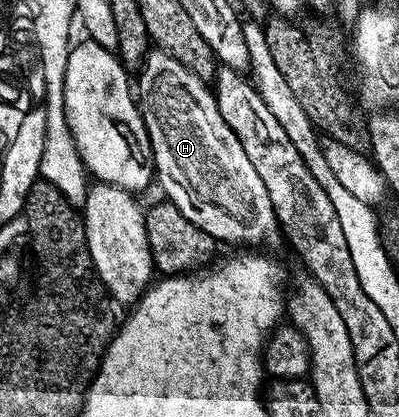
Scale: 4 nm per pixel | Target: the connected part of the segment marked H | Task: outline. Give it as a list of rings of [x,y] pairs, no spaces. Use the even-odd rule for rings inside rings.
[[[159,51],[149,52],[142,68],[139,70],[140,89],[138,85],[138,104],[140,112],[144,115],[144,126],[148,129],[148,141],[152,145],[152,160],[154,162],[154,173],[158,178],[158,185],[164,188],[163,196],[172,202],[174,207],[178,207],[178,211],[182,211],[182,215],[186,219],[190,219],[190,223],[194,223],[202,231],[206,231],[217,242],[233,241],[236,245],[248,245],[244,247],[256,247],[259,241],[268,241],[272,236],[278,233],[278,224],[276,221],[275,209],[271,205],[270,196],[267,195],[265,184],[262,183],[261,176],[254,171],[253,164],[250,163],[249,156],[244,152],[242,145],[238,141],[238,136],[234,135],[234,131],[226,125],[225,119],[219,114],[219,103],[217,94],[208,90],[209,86],[195,73],[193,69],[187,65],[178,63],[178,59],[174,59],[169,53],[161,53]]]

